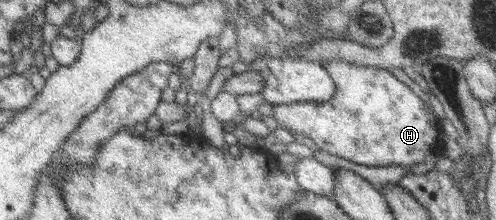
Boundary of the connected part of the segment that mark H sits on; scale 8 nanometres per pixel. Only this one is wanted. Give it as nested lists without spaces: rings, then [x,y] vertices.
[[[326,60],[320,66],[326,69],[334,83],[334,95],[324,102],[298,102],[268,107],[266,111],[273,115],[278,127],[310,139],[322,152],[368,167],[413,167],[421,165],[432,154],[432,146],[436,145],[441,132],[439,119],[420,97],[388,70],[352,65],[342,60]]]

